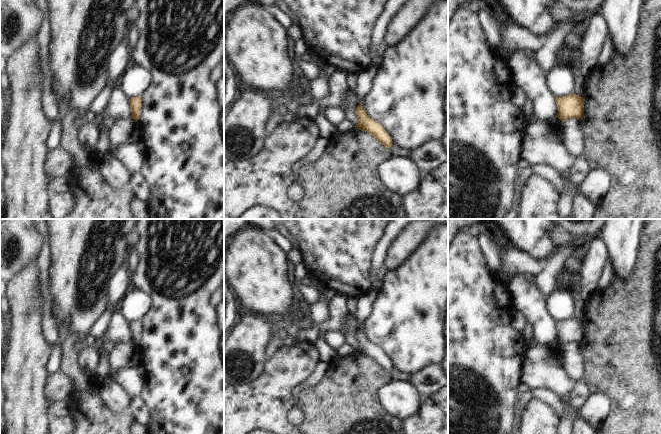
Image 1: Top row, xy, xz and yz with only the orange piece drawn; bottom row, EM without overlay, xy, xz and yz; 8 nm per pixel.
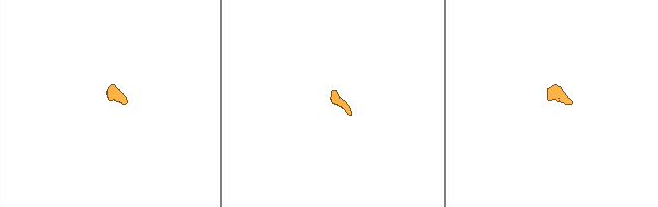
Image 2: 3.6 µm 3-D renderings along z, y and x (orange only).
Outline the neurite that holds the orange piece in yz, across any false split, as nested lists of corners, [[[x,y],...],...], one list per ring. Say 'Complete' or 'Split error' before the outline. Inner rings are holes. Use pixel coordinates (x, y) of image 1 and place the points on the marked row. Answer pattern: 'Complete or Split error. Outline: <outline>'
Complete. Outline: [[[574,93],[556,98],[558,106],[557,117],[565,122],[570,118],[582,119],[584,115],[584,97],[578,96]]]

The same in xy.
Complete. Outline: [[[132,97],[129,99],[129,104],[131,108],[131,117],[135,120],[135,122],[139,119],[140,109],[142,107],[141,97]]]

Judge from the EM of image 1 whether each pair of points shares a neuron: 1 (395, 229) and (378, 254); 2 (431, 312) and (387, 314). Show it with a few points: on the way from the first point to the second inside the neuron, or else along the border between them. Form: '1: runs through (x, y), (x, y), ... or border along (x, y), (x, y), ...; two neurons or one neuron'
1: runs through (389, 235), (380, 248); one neuron
2: runs through (420, 309), (411, 309), (406, 314), (398, 314); one neuron

